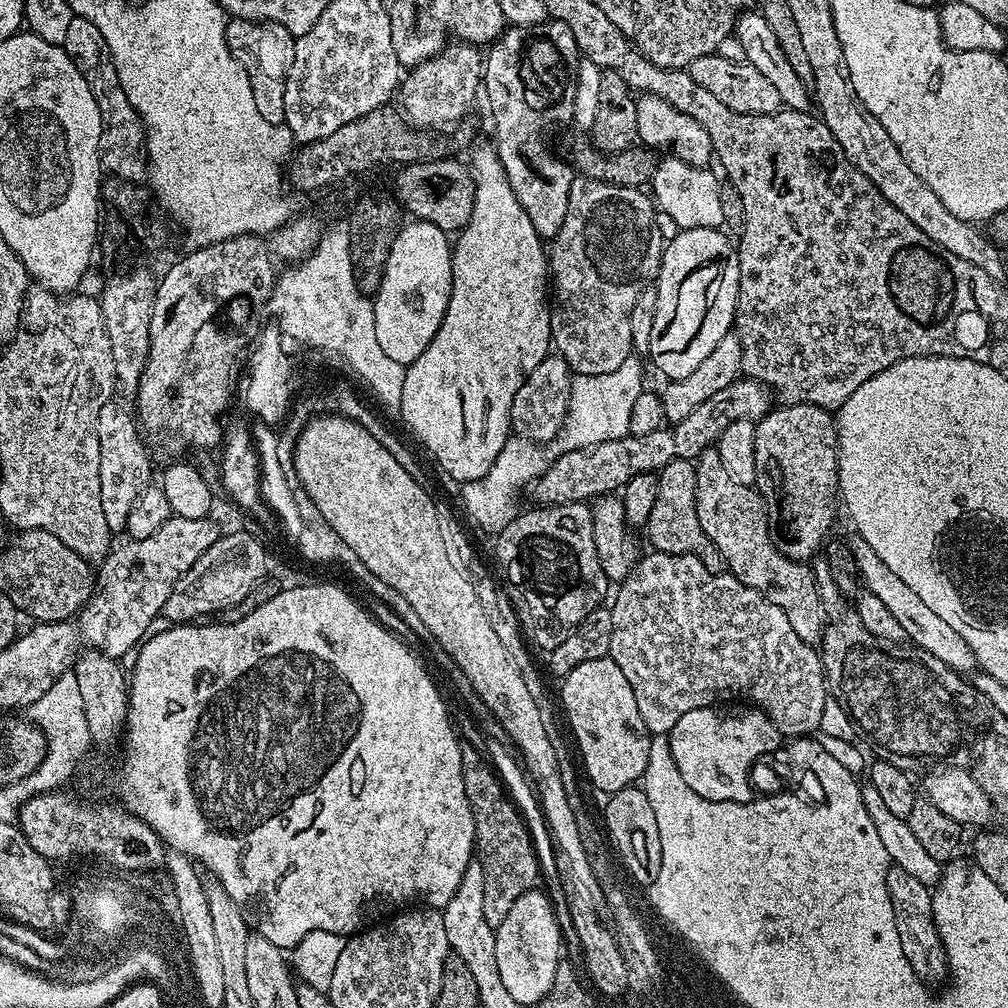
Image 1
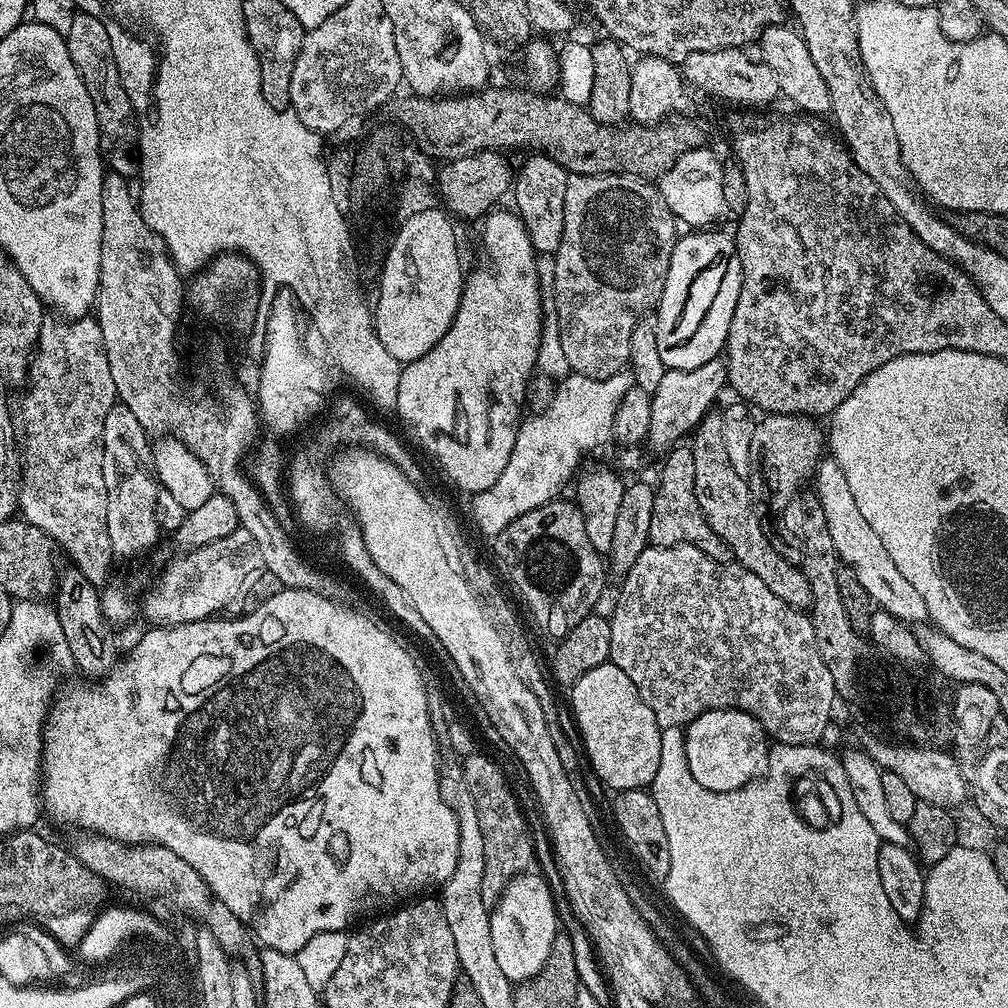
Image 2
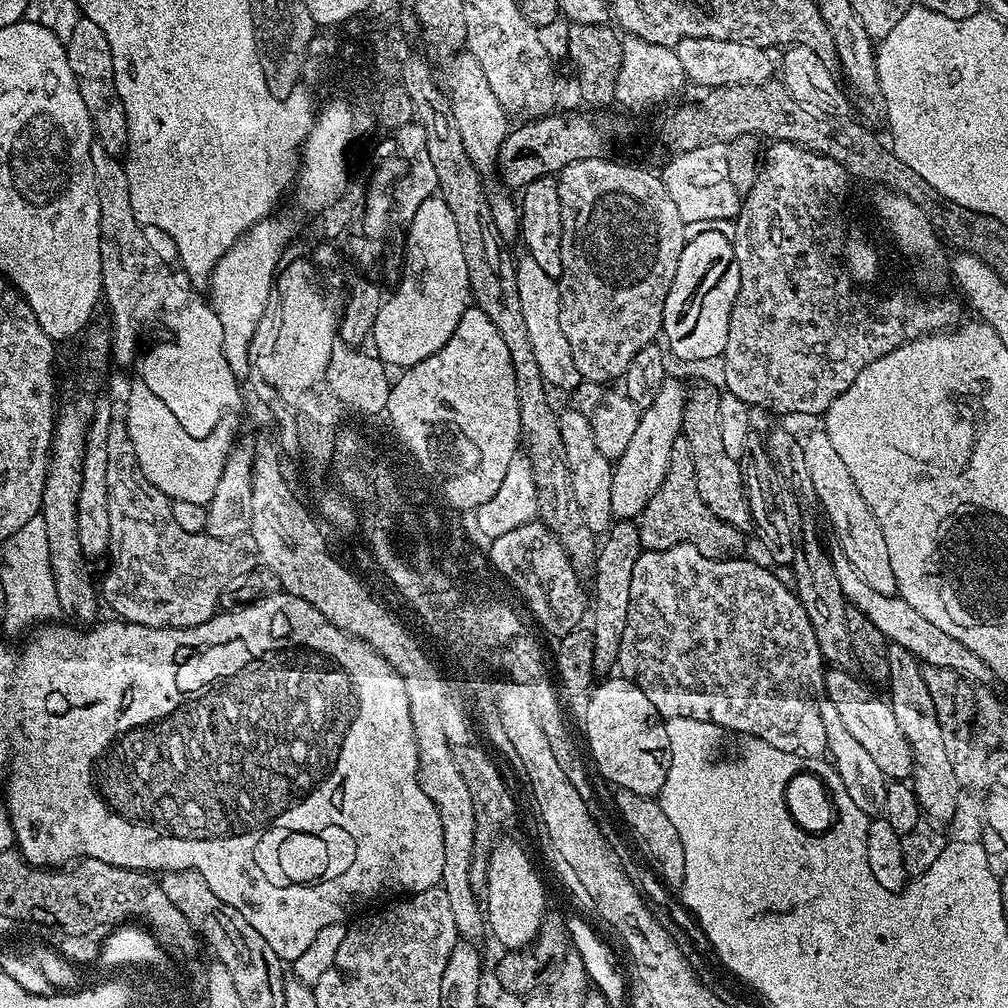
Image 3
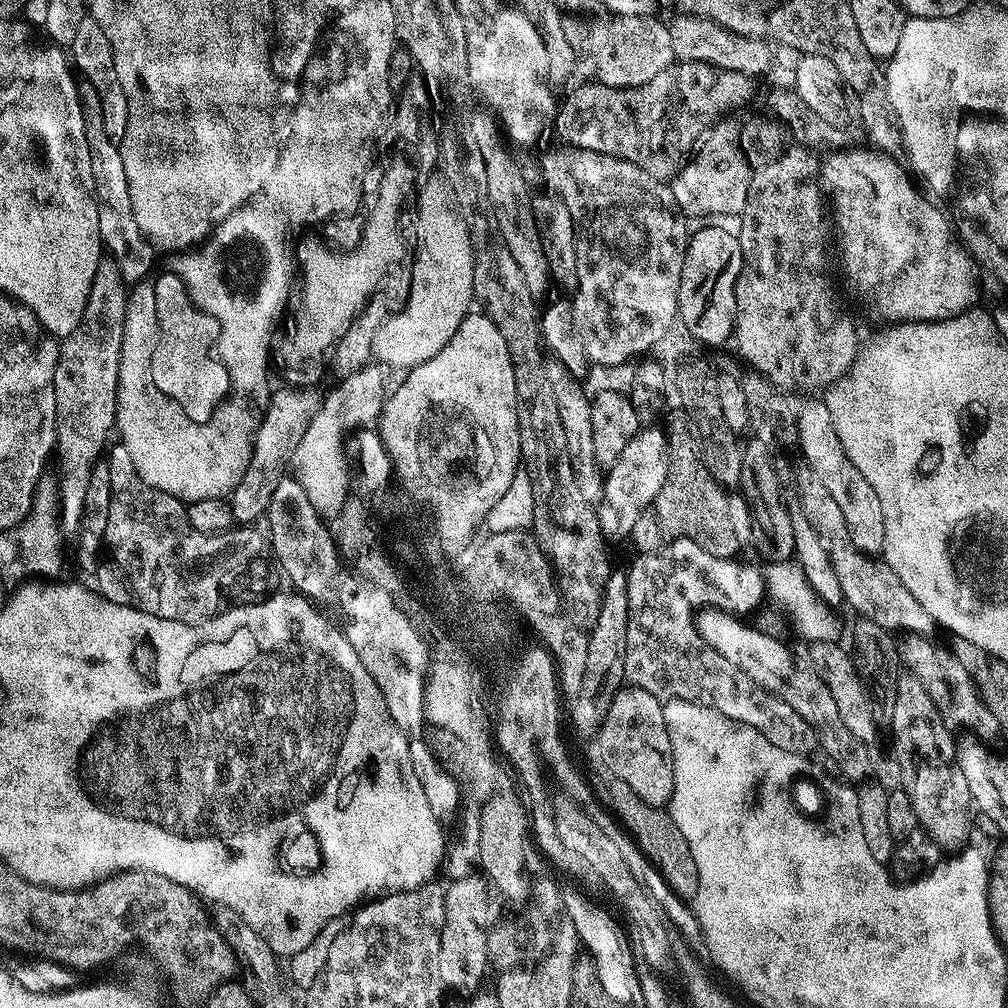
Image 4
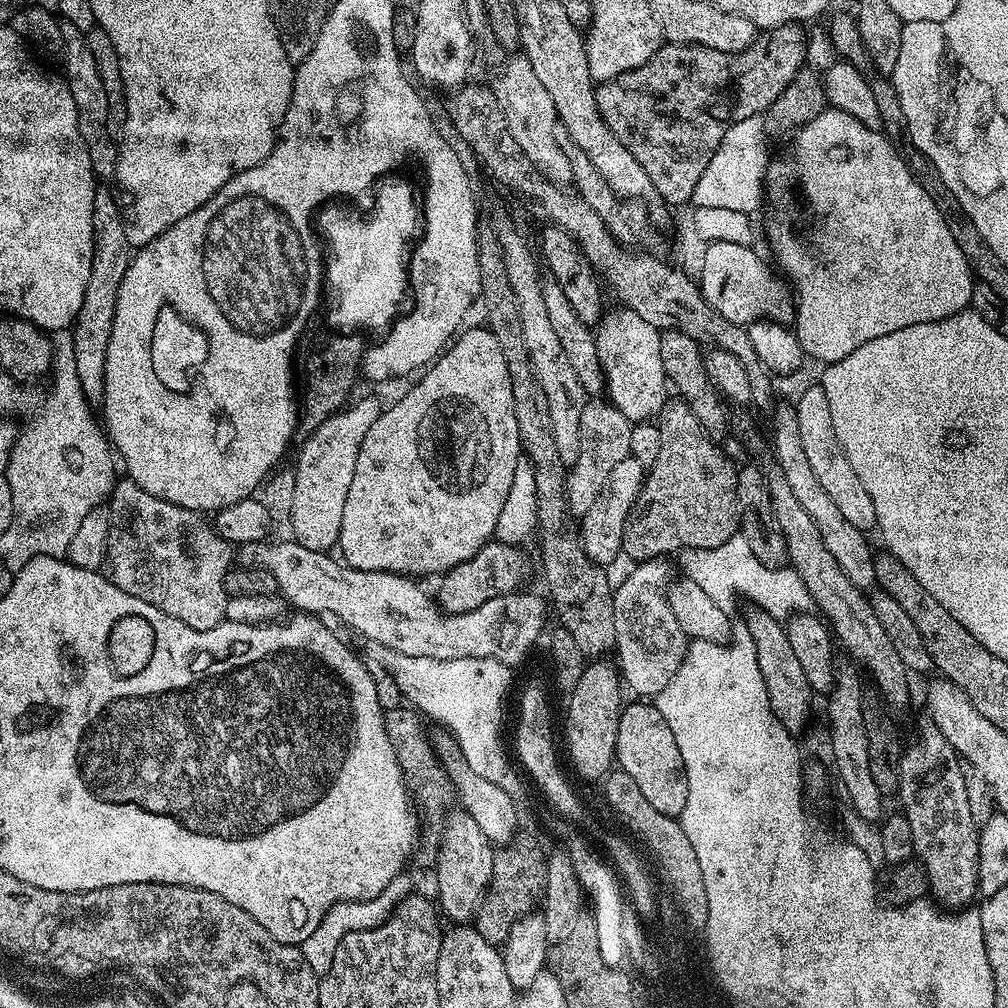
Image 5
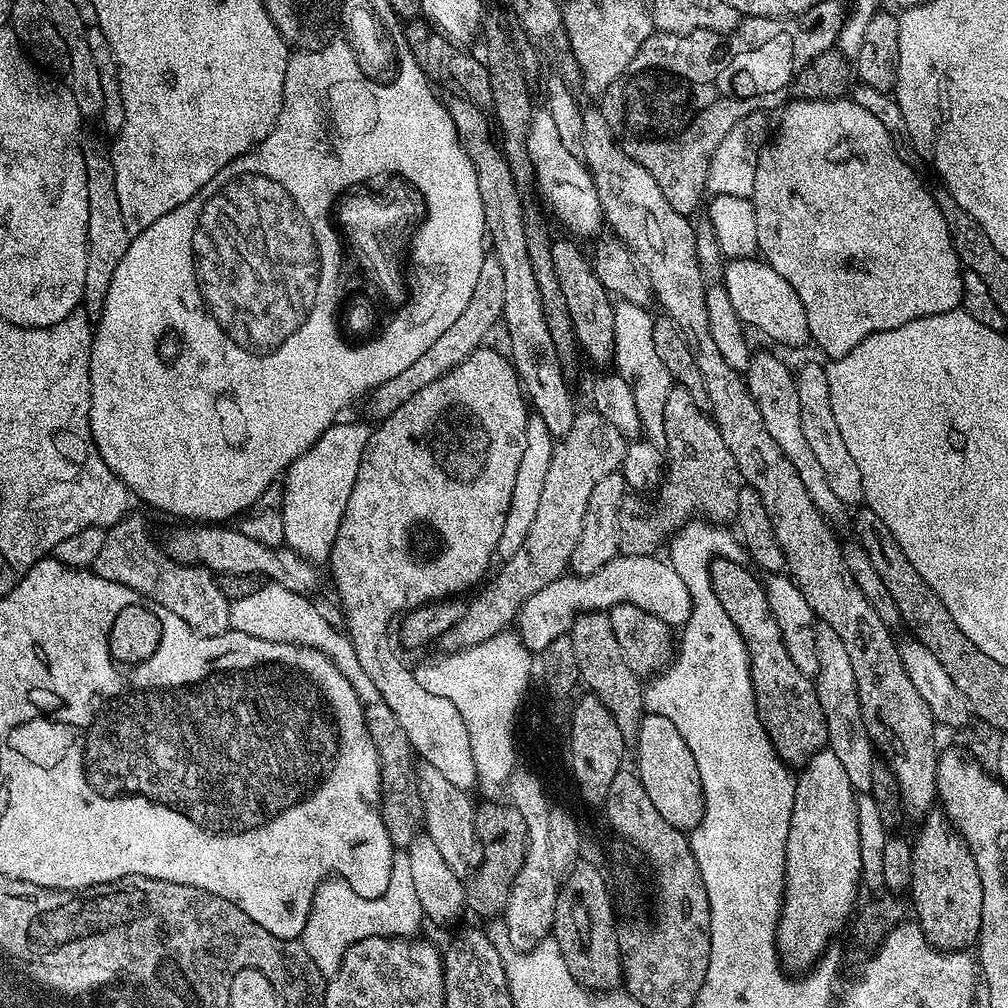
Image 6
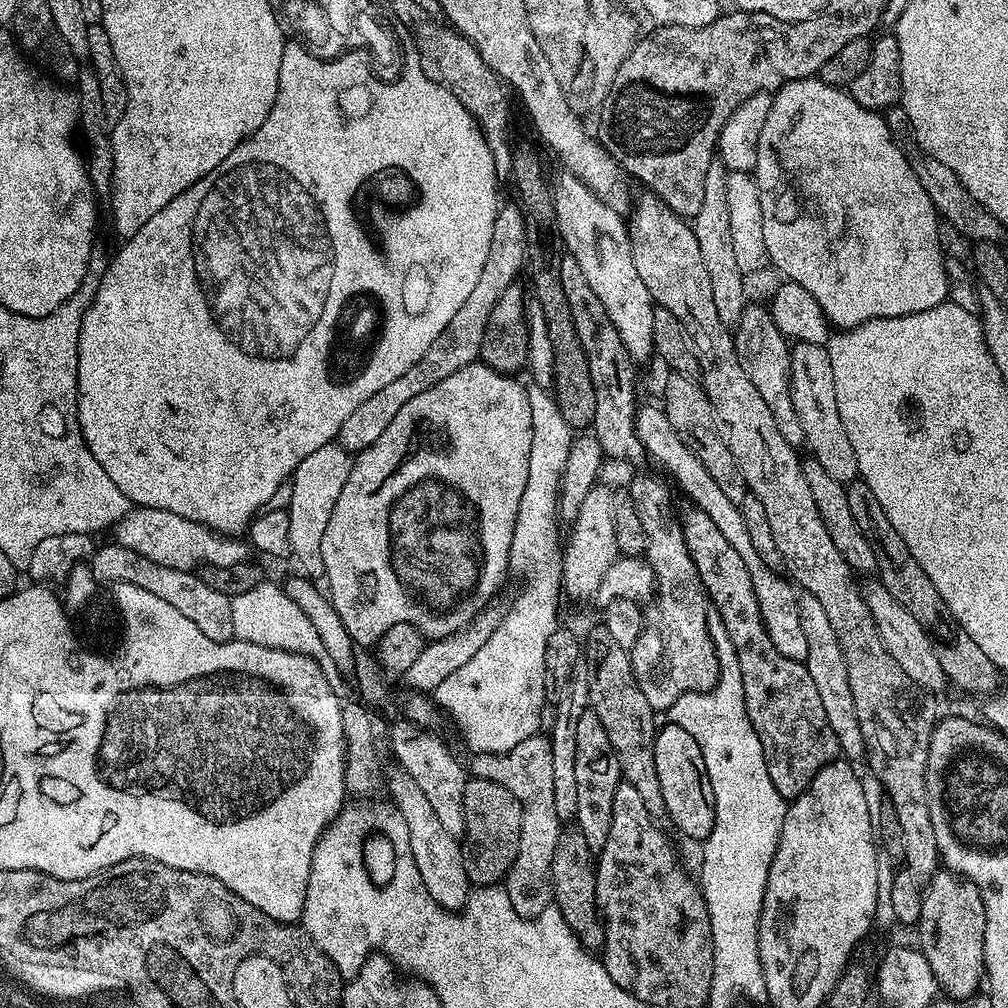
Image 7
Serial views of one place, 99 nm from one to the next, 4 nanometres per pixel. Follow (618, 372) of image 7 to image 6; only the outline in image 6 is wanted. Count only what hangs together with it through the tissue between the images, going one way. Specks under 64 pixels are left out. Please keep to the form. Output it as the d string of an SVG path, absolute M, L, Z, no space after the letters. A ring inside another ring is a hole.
M553 239L551 253L554 257L554 271L570 310L570 322L574 322L576 342L587 355L588 352L592 355L594 363L611 365L615 354L613 297L602 286L593 261L587 260L583 250L576 245L579 243L575 239L567 239Z

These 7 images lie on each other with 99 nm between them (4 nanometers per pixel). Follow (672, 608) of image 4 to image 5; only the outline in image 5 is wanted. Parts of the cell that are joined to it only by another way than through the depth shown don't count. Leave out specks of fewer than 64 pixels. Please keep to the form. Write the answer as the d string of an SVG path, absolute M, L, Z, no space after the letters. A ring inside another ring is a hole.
M632 572L620 585L617 583L612 601L616 635L614 656L623 683L627 687L629 684L640 695L637 697L654 698L666 690L670 678L678 674L678 668L688 653L689 633L678 626L678 618L674 618L674 610L670 610L665 585L660 585L659 578L648 572Z

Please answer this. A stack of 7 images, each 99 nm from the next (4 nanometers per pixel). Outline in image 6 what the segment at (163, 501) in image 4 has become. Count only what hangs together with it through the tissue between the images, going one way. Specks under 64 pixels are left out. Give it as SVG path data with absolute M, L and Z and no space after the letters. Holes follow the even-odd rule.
M129 514L107 529L102 550L94 558L91 571L110 582L118 582L178 614L199 636L217 636L231 629L230 602L222 594L220 581L209 568L199 564L179 564L170 558L152 537L148 524L137 514Z

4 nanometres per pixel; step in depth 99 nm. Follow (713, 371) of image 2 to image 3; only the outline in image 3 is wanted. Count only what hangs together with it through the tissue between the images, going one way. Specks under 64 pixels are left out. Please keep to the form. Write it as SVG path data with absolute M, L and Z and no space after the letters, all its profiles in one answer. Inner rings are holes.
M667 378L662 382L654 402L642 409L638 430L634 430L626 450L620 455L619 460L615 461L612 469L610 504L613 517L622 520L639 517L650 498L654 498L654 494L662 486L662 478L666 478L670 466L670 450L674 450L674 442L681 439L684 431L682 416L687 397L686 384Z

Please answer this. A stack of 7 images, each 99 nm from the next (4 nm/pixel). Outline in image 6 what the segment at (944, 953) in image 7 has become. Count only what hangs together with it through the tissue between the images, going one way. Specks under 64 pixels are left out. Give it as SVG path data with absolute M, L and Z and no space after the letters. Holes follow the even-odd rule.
M943 811L929 812L919 821L919 824L920 833L917 834L916 840L914 839L914 843L911 845L913 874L910 900L914 905L915 923L919 924L925 938L941 952L971 949L979 941L980 927L982 926L982 878L978 874L978 866L966 846L966 842L957 834Z

